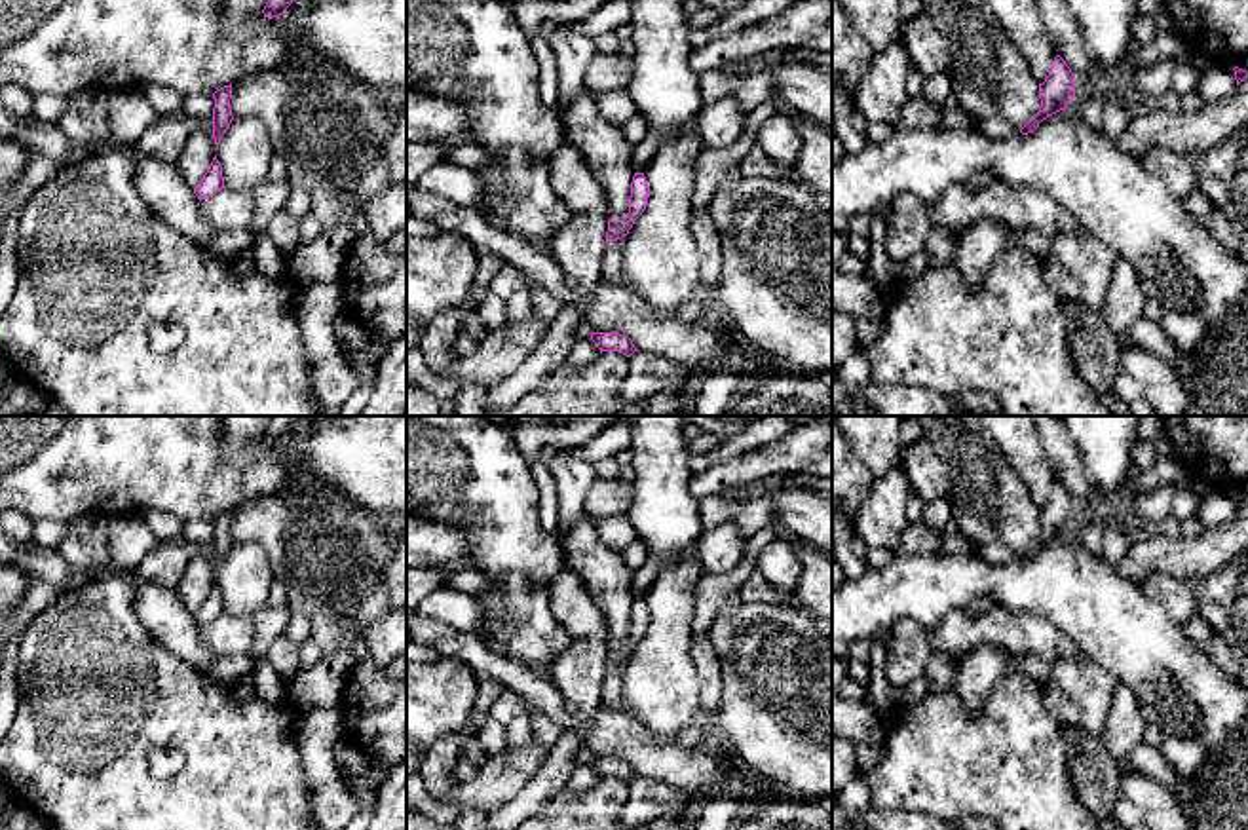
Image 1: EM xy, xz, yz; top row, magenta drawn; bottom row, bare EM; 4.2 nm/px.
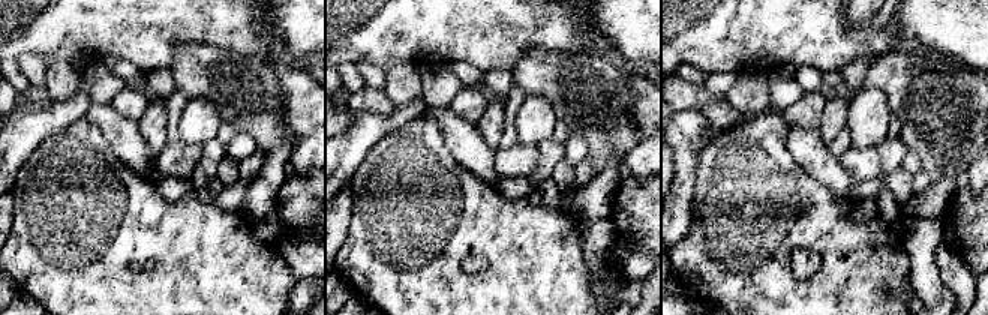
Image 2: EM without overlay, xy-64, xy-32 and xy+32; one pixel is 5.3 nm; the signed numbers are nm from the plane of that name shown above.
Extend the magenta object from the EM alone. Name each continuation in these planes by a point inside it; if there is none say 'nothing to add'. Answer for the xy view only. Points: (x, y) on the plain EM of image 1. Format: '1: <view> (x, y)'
nothing to add

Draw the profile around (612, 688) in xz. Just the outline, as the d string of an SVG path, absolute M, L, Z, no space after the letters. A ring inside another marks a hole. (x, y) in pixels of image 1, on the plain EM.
M625 663L606 670L606 678L602 682L602 707L625 712L631 716L631 710L623 699L623 672Z

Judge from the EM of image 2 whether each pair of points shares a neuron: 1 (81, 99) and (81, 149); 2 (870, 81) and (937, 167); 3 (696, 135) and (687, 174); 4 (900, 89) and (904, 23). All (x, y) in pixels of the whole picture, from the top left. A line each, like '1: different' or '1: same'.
1: different
2: same
3: same
4: different

